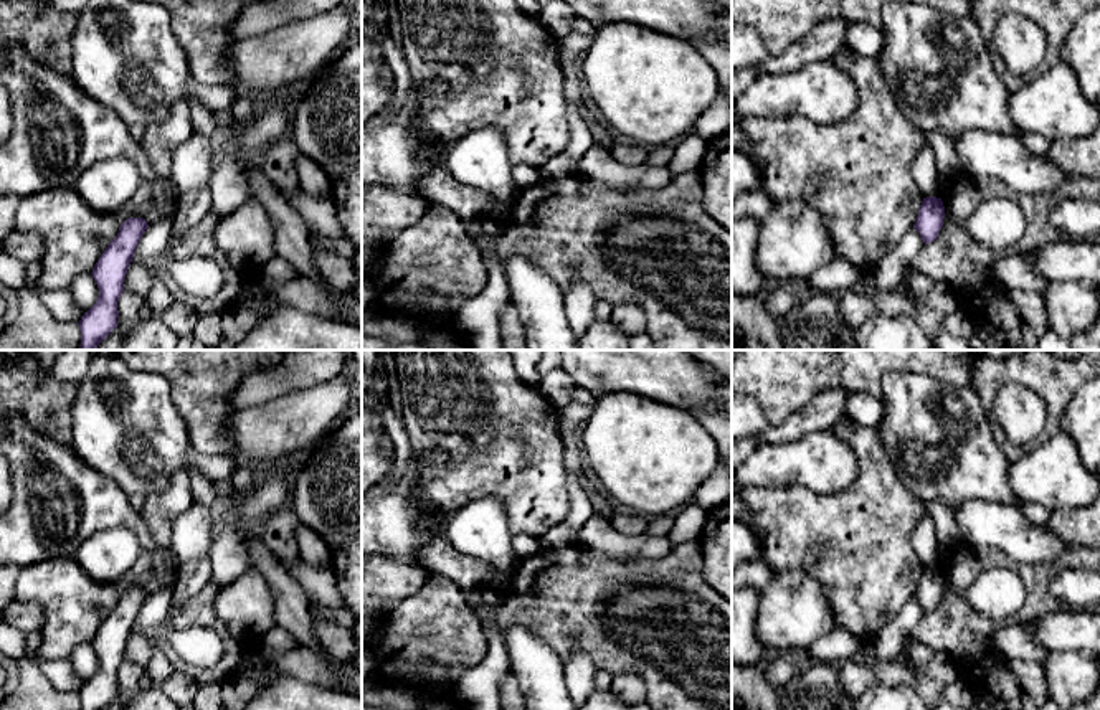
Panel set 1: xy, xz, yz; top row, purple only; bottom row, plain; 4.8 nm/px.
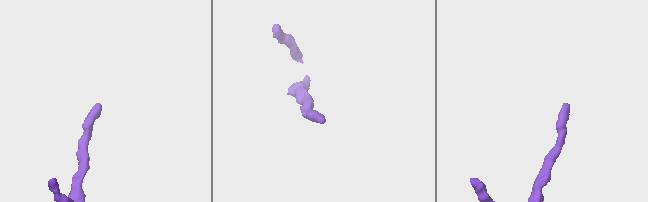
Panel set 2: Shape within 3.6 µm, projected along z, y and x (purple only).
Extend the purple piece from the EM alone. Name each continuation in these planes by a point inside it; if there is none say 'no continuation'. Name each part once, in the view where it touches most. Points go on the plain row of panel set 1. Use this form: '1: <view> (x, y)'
no continuation

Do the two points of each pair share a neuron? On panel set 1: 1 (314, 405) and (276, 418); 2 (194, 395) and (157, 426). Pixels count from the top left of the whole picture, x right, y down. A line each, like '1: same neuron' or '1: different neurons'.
1: same neuron
2: different neurons

